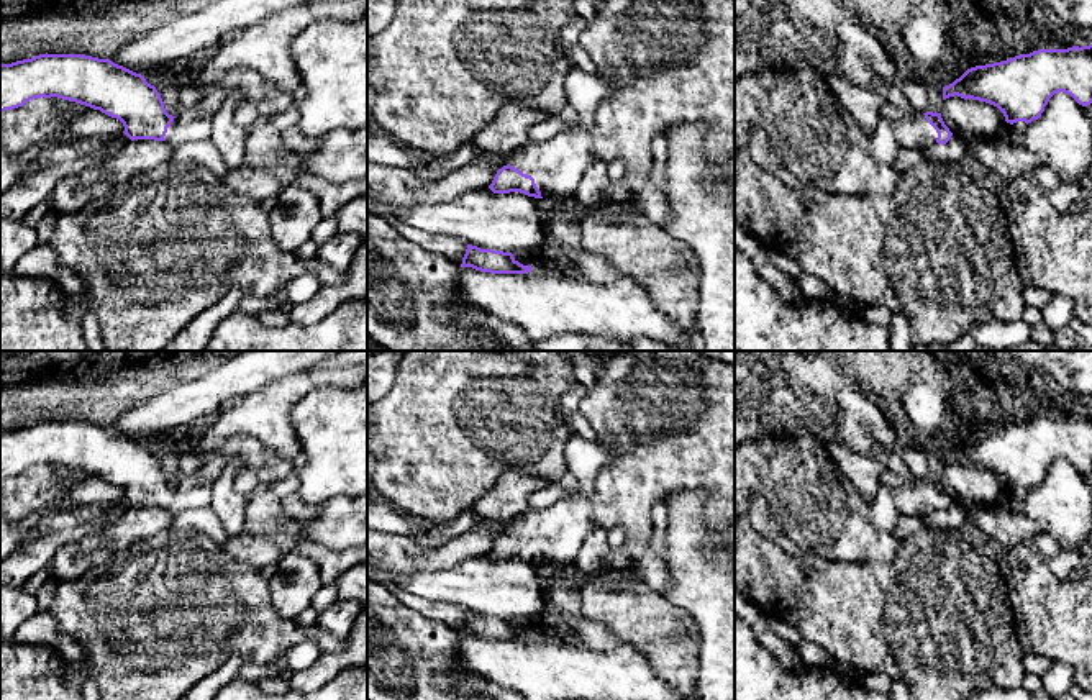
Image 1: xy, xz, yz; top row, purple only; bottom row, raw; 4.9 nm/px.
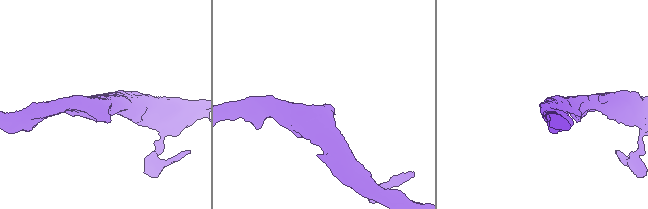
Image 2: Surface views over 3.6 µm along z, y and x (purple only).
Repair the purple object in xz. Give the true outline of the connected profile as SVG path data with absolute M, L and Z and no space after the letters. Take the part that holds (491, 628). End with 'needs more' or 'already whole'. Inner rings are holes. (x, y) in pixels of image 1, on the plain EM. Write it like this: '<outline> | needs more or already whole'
M467 611L461 634L472 634L490 641L526 641L531 633L520 631L512 620L480 616Z | already whole

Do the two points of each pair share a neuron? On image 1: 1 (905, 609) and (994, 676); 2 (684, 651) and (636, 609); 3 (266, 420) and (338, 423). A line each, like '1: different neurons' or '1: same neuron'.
1: same neuron
2: same neuron
3: different neurons

